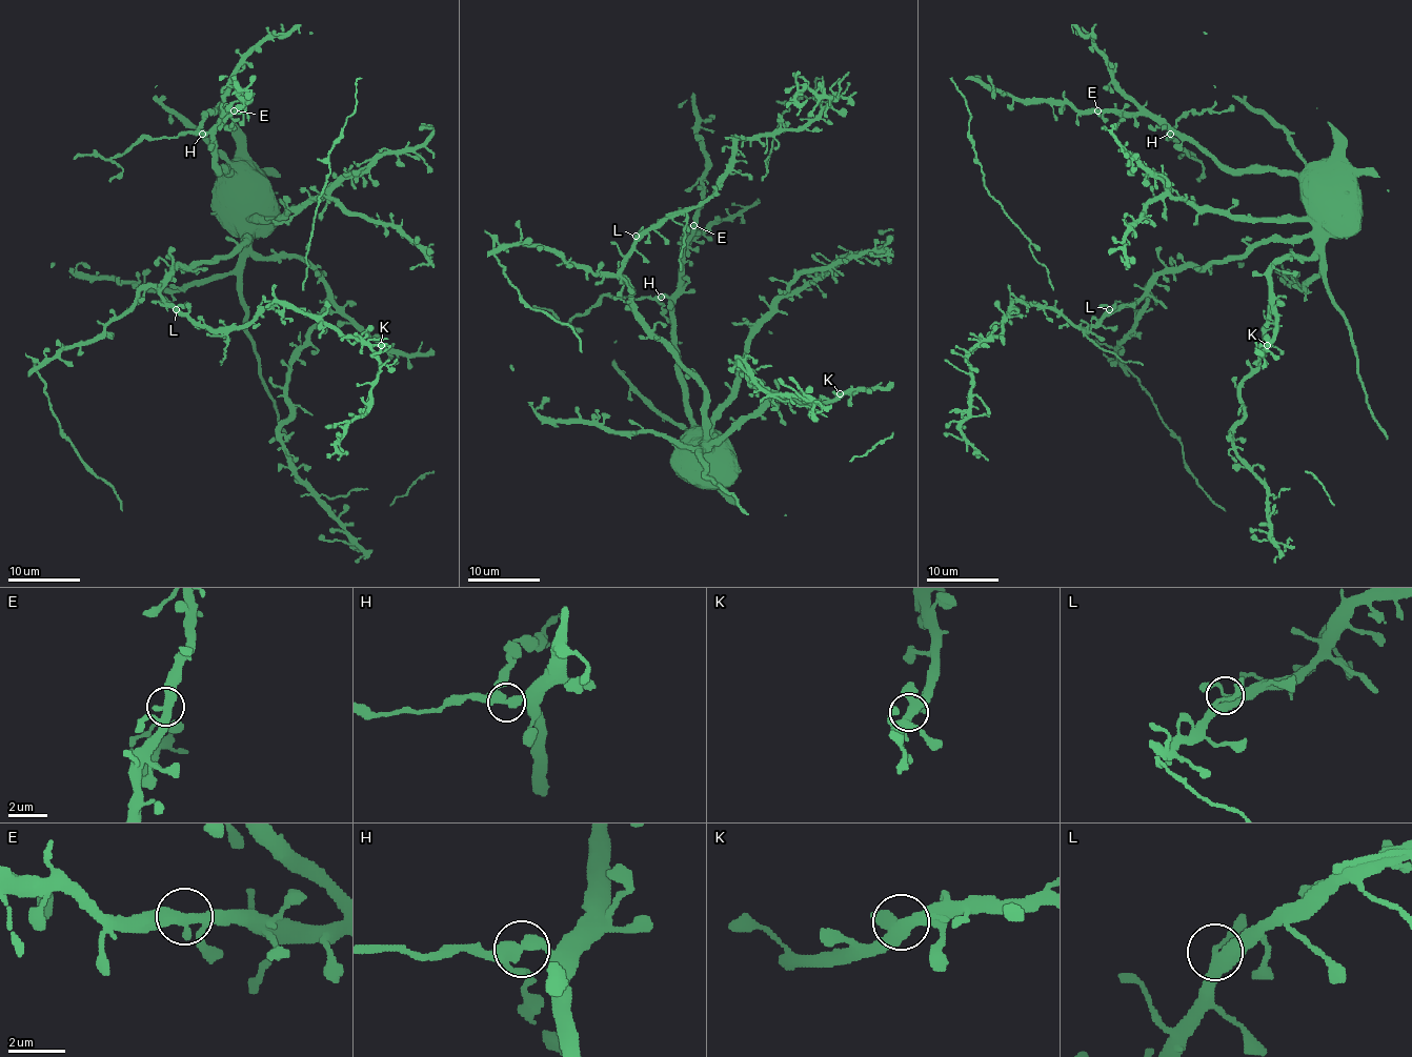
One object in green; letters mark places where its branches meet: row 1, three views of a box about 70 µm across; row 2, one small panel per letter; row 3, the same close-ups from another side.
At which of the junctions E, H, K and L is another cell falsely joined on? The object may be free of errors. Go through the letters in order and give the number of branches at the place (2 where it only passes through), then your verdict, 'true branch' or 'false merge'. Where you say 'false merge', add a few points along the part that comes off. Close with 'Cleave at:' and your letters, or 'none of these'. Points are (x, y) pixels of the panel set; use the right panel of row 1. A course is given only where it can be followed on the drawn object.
E: 3 branches meet; true branch
H: 3 branches meet; false merge; foreign part runs (1170, 134), (1169, 137), (1195, 159), (1183, 156), (1179, 159)
K: 3 branches meet; true branch
L: 3 branches meet; true branch
Cleave at: H

